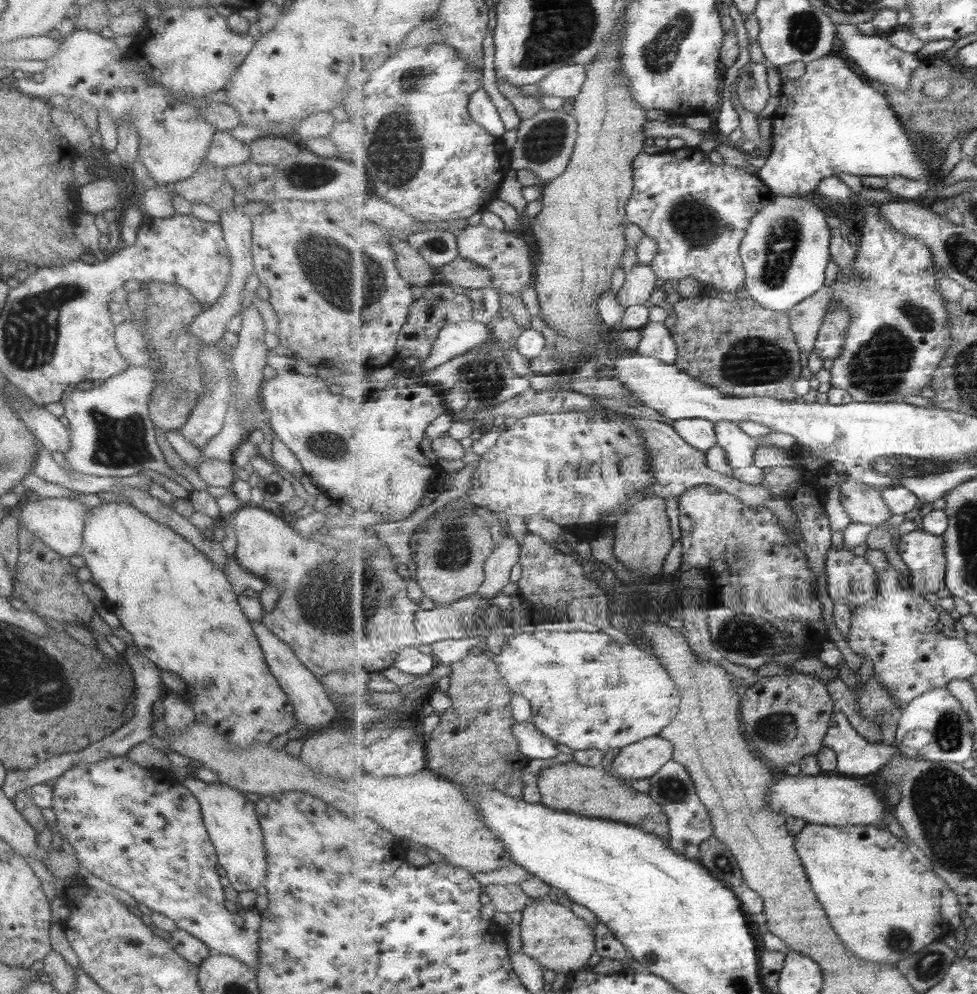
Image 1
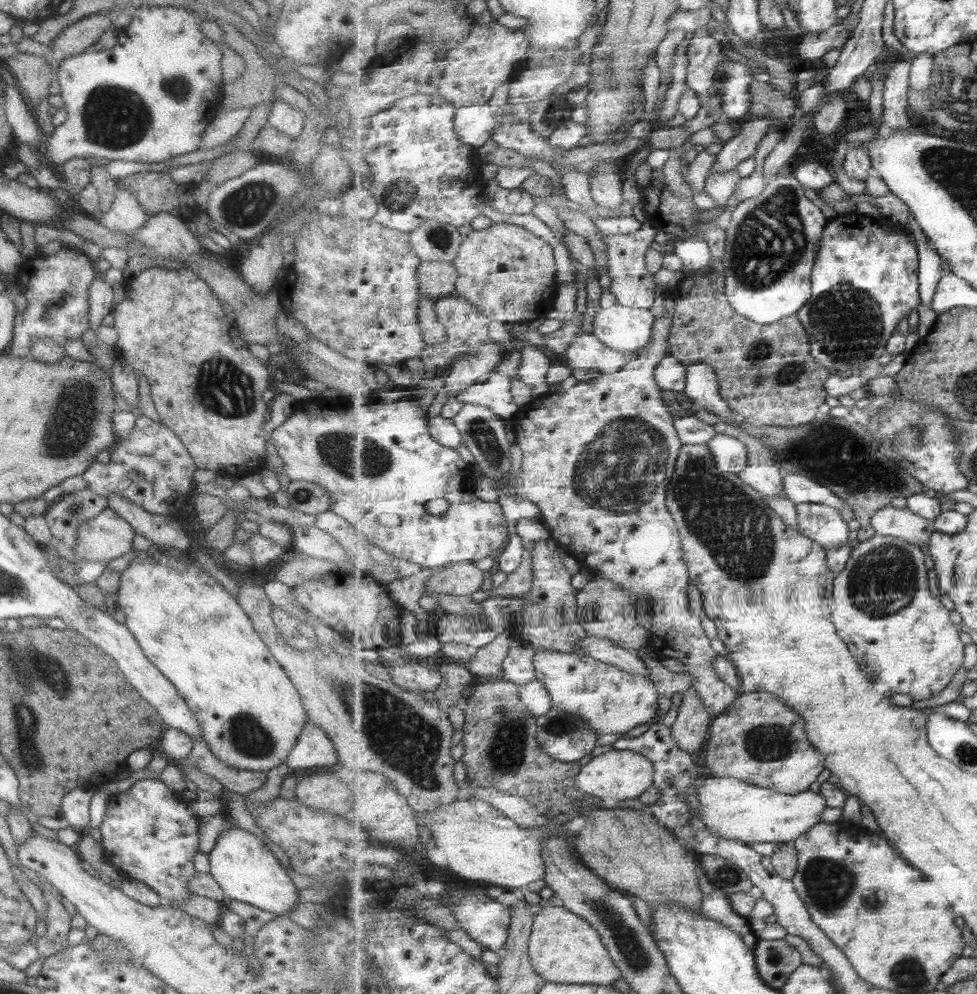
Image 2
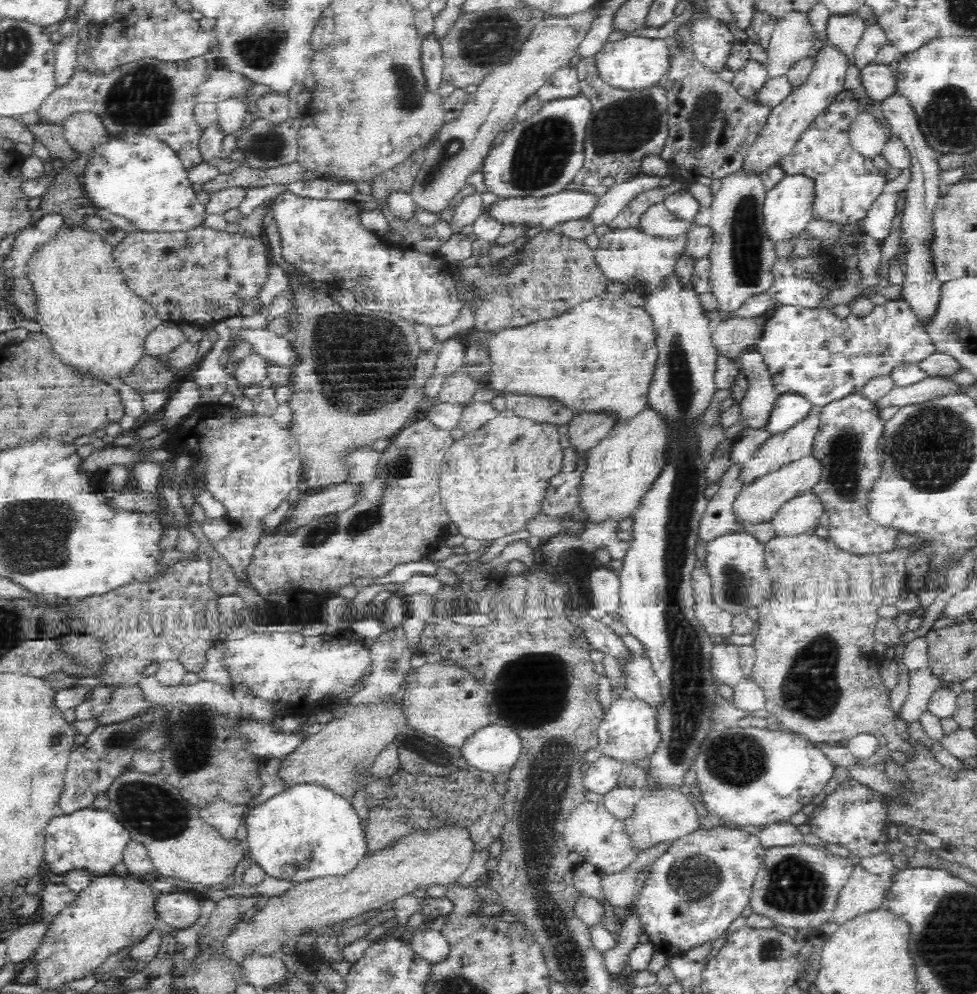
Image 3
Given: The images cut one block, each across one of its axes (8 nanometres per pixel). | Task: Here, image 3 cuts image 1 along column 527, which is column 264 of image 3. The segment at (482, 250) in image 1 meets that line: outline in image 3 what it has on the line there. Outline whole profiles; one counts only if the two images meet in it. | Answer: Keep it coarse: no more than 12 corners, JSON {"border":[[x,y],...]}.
{"border":[[206,224],[113,250],[160,320],[204,328],[268,282],[260,237]]}

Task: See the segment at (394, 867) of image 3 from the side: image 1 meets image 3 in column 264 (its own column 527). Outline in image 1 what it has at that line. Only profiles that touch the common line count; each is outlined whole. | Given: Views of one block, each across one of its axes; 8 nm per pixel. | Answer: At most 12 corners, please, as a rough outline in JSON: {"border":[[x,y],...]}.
{"border":[[534,899],[522,950],[541,967],[579,972],[596,932],[571,907]]}

